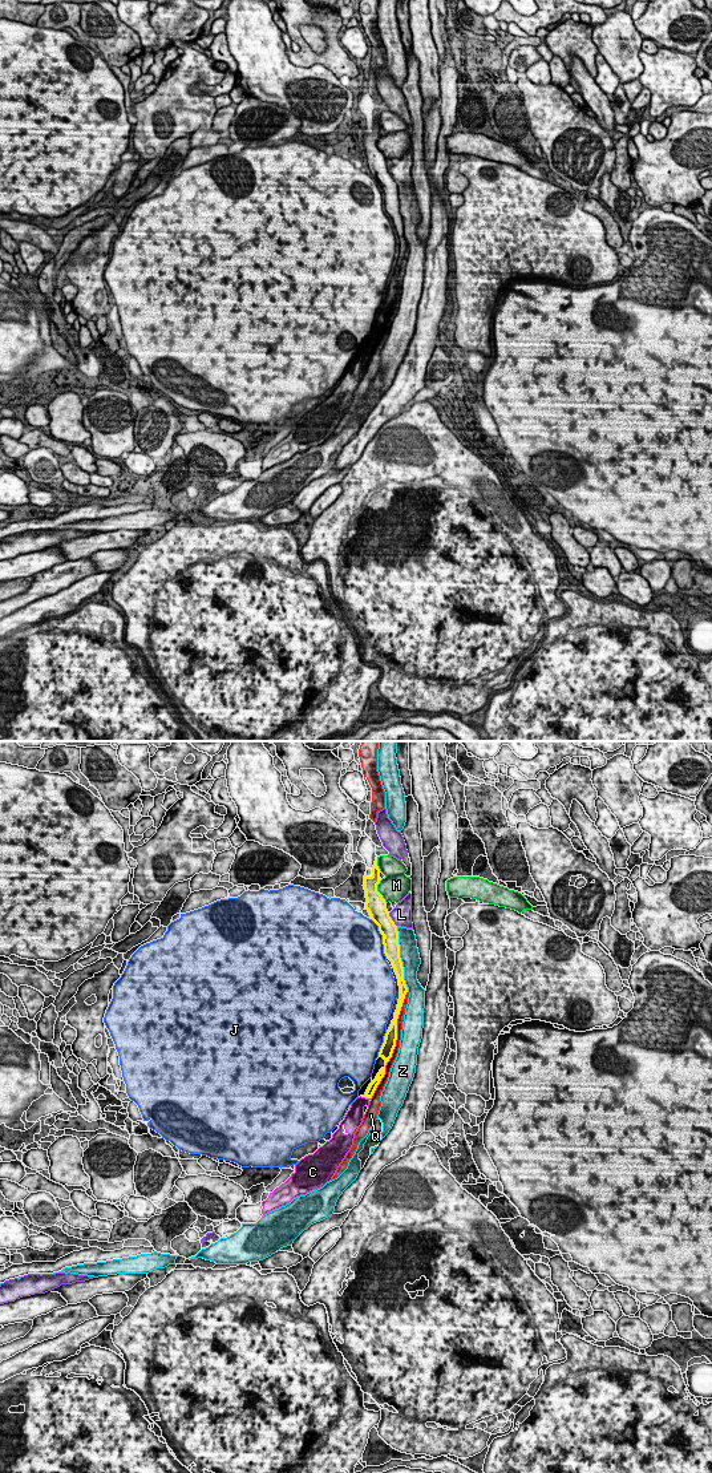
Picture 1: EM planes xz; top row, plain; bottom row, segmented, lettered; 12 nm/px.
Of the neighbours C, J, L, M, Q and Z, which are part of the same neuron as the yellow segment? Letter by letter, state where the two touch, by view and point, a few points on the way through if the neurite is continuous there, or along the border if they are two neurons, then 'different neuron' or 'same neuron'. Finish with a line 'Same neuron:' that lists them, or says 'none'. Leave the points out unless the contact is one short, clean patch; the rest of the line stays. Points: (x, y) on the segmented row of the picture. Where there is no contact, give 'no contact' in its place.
C: meets yellow in xz at (363, 1096); runs through xz (372, 1087), (363, 1096), (355, 1115); same neuron
J: meets yellow in xz at (384, 947); different neuron
L: meets yellow in xz at (391, 919); different neuron
M: meets yellow in xz at (377, 891); different neuron
Q: meets yellow in xz at (395, 1045); different neuron
Z: meets yellow in xz at (400, 959); different neuron
Same neuron: C

